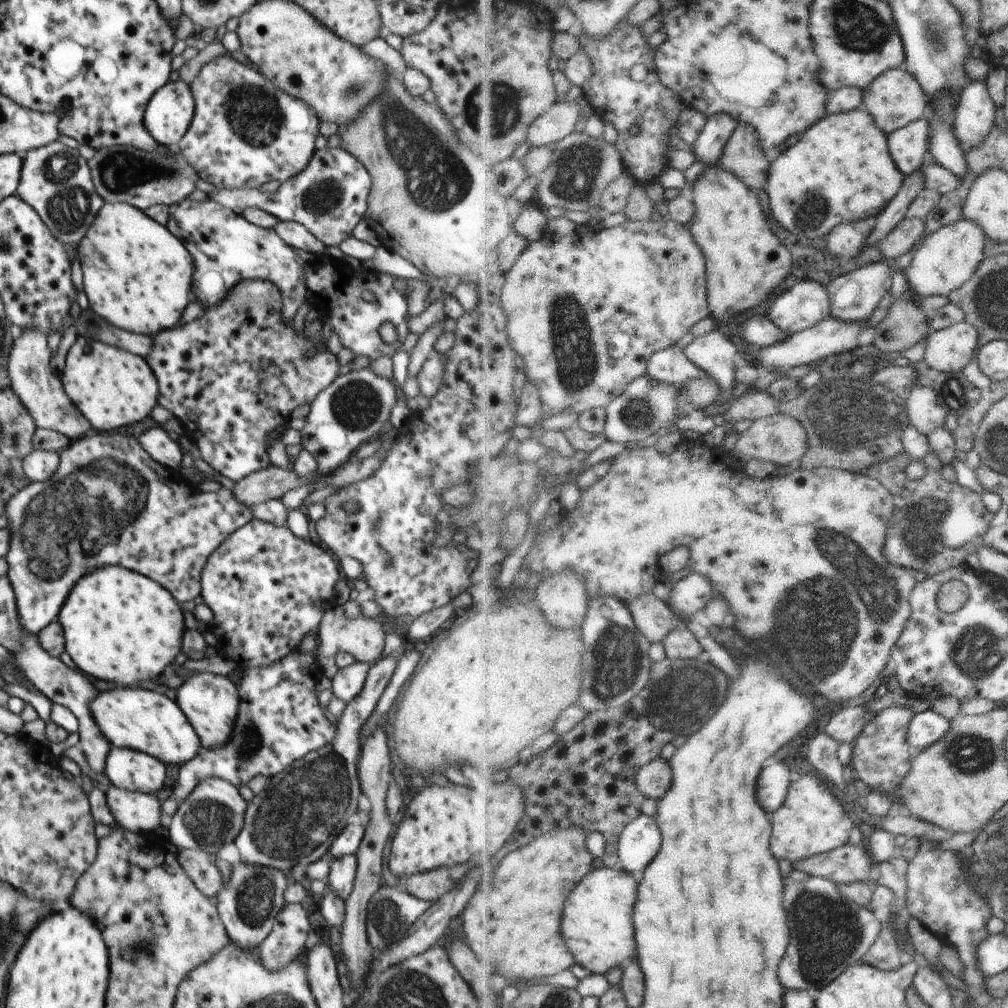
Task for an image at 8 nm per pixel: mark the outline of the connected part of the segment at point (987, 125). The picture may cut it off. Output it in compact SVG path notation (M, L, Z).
M970 81L959 96L955 133L961 147L968 154L988 137L995 124L997 107L992 101L985 82Z

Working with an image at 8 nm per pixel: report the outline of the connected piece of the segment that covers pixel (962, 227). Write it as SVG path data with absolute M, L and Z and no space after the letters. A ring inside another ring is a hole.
M969 219L958 220L926 236L918 248L912 264L905 270L914 294L924 298L934 295L949 295L962 287L975 275L979 265L986 258L984 246L987 234L983 226Z

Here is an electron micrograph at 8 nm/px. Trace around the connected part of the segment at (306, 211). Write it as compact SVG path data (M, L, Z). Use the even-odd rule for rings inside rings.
M322 148L315 150L309 164L297 176L286 180L276 192L260 192L258 189L215 189L208 194L211 202L229 210L244 210L257 207L272 214L278 221L291 221L302 224L313 236L316 236L327 248L338 247L340 242L353 235L354 228L364 219L367 212L367 199L371 190L371 177L366 168L351 154L342 148Z

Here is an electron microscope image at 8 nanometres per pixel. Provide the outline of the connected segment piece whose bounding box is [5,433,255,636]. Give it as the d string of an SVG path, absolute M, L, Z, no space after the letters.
M98 433L81 437L63 449L59 453L59 466L56 473L49 480L30 482L25 488L10 497L5 505L5 516L9 523L10 536L5 562L8 564L7 578L15 595L18 621L24 633L36 636L56 620L76 582L86 573L92 573L103 565L119 565L158 582L172 594L178 604L194 601L197 596L201 595L201 573L212 552L215 552L216 548L219 548L220 544L223 544L224 540L227 540L228 536L231 536L238 528L244 527L244 524L255 519L250 509L234 499L230 489L221 488L219 492L210 493L201 491L187 481L178 470L170 470L154 461L140 446L138 440L132 436L128 438L128 436L120 436L120 434Z

